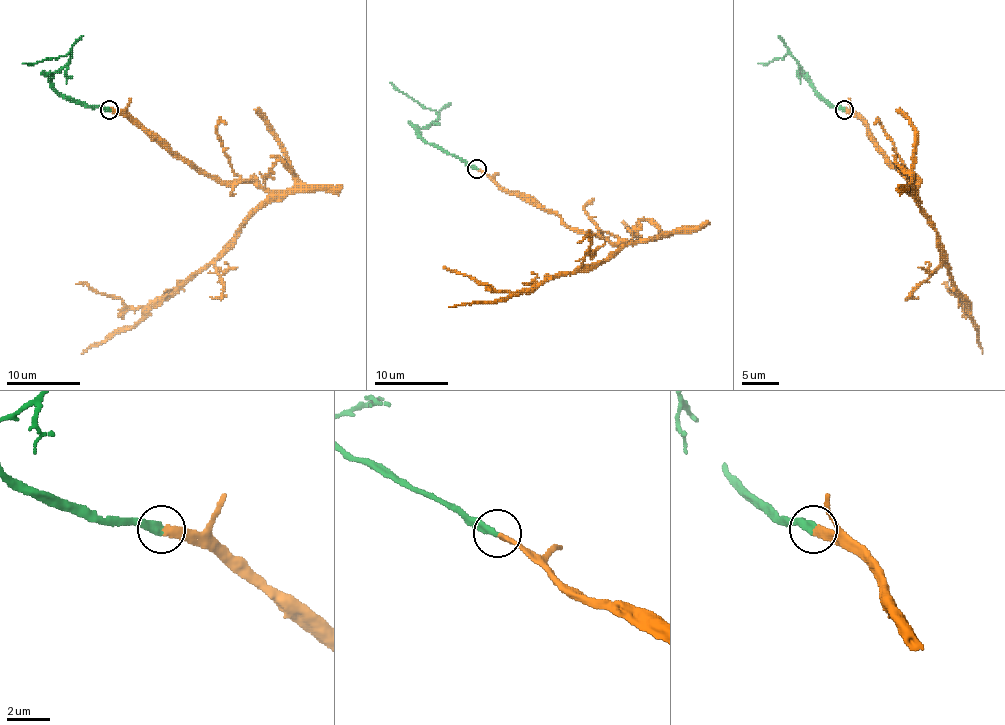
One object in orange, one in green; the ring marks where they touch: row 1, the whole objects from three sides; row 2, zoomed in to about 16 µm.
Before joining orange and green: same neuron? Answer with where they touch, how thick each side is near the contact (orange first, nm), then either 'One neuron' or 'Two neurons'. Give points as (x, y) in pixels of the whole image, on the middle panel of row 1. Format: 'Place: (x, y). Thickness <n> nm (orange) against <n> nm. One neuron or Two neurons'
Place: (477, 168). Thickness 280 nm (orange) against 400 nm. One neuron

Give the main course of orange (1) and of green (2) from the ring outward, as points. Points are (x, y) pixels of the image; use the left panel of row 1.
1: (109, 109), (121, 109), (202, 173), (257, 183), (268, 199), (217, 256), (145, 306), (129, 307), (76, 284)
2: (109, 109), (88, 107), (53, 87), (52, 74), (68, 61), (68, 54), (35, 63), (22, 63)

